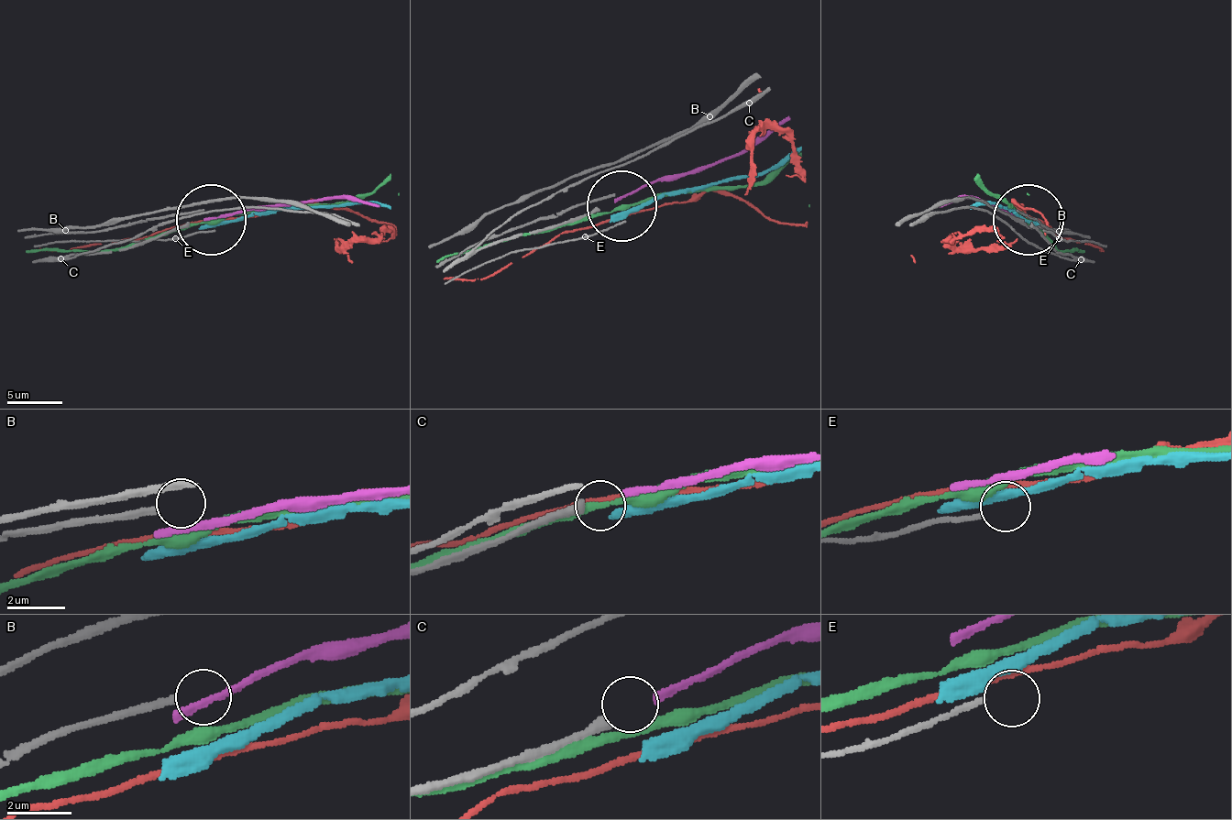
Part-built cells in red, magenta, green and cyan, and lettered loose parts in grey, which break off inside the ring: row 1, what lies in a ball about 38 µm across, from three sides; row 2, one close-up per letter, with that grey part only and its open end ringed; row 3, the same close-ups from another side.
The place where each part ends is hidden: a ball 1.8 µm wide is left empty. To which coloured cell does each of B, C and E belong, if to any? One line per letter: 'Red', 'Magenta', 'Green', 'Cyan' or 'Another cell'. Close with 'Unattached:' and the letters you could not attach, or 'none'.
B: Another cell
C: Magenta
E: Another cell
Unattached: B, E

